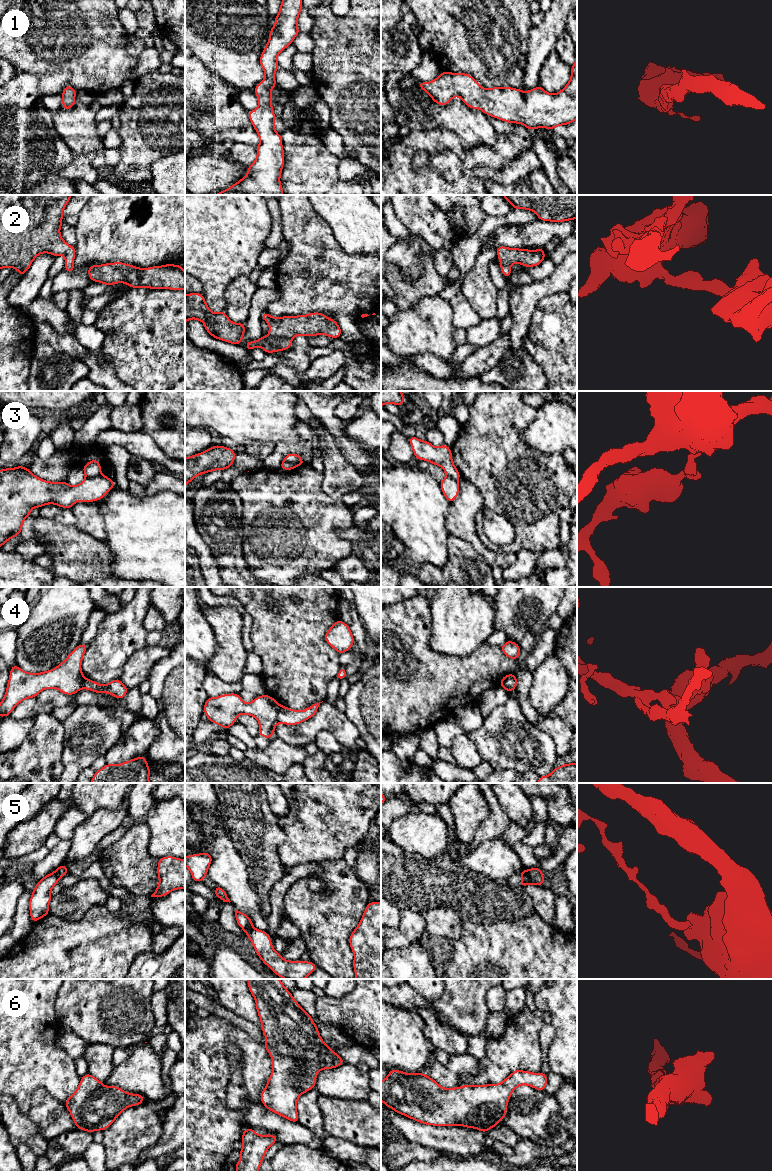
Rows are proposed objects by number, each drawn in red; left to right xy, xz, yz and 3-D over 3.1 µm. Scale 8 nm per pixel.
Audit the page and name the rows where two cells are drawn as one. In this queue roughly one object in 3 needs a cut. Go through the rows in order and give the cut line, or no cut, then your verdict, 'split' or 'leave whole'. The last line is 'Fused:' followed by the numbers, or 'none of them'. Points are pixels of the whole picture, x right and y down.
1: no cut | leave whole
2: no cut | leave whole
3: xy (100, 473), (86, 478) | split
4: xz (281, 706), (276, 722) | split
5: yz (525, 871), (534, 883) | split
6: no cut | leave whole
Fused: 3, 4, 5

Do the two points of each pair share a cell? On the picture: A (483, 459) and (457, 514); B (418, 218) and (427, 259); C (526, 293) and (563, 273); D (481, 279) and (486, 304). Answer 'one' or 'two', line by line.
A: two
B: two
C: one
D: one

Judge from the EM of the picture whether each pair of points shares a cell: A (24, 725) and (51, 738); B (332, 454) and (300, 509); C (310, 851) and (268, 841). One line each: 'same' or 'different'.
A: different
B: different
C: different

